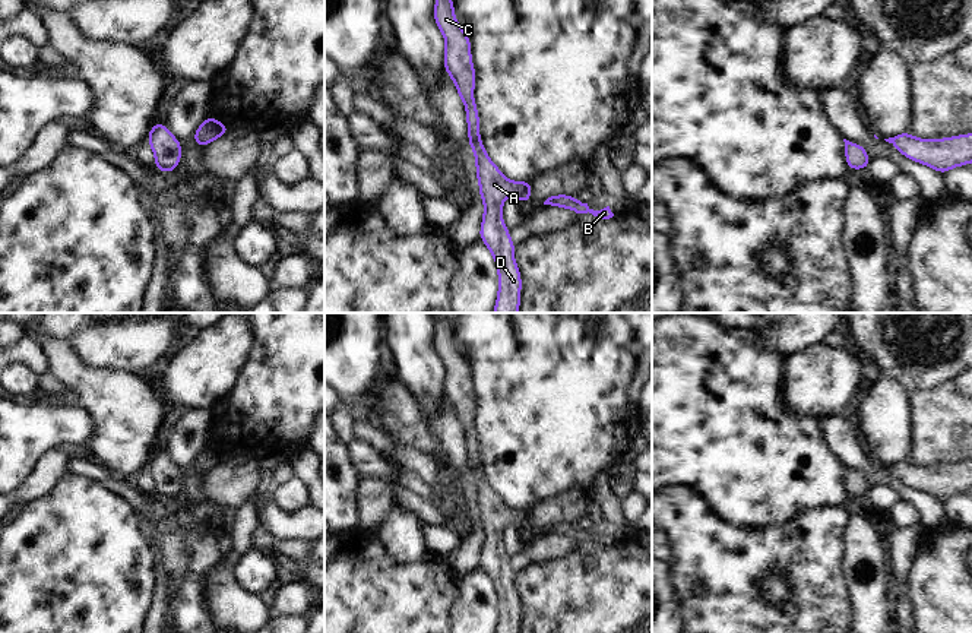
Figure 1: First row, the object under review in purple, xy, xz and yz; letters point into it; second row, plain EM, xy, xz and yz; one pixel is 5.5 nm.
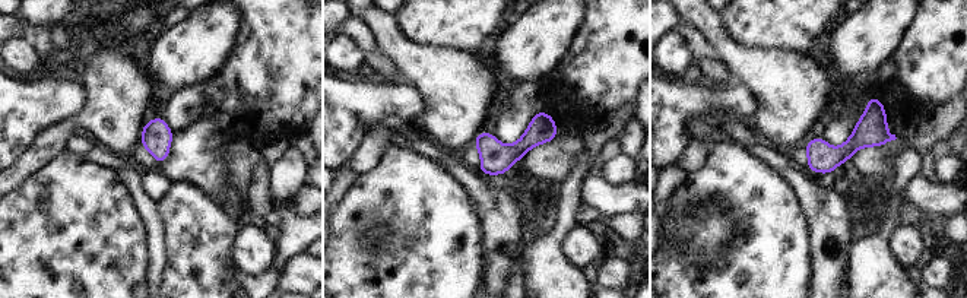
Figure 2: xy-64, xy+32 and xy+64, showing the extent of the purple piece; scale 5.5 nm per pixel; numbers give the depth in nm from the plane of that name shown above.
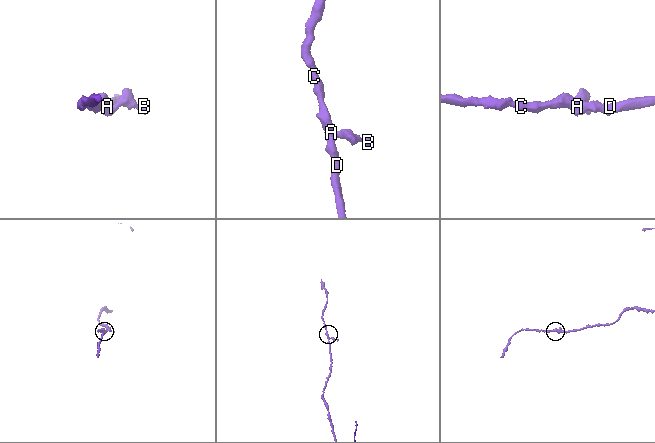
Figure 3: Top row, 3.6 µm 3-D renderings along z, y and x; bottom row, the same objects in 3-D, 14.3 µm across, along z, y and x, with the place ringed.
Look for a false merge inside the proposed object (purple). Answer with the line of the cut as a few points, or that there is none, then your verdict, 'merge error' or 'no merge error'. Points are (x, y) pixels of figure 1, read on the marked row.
no cut; no merge error

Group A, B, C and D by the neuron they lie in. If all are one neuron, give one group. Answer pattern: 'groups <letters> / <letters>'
groups A B C D

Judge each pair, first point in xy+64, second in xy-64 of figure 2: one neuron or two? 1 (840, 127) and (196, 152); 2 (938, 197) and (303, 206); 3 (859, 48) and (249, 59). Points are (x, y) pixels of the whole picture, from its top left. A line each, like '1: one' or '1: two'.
1: two
2: one
3: two

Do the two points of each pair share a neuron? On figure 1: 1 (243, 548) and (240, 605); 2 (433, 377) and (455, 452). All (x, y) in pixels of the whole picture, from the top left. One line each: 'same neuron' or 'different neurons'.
1: same neuron
2: different neurons

